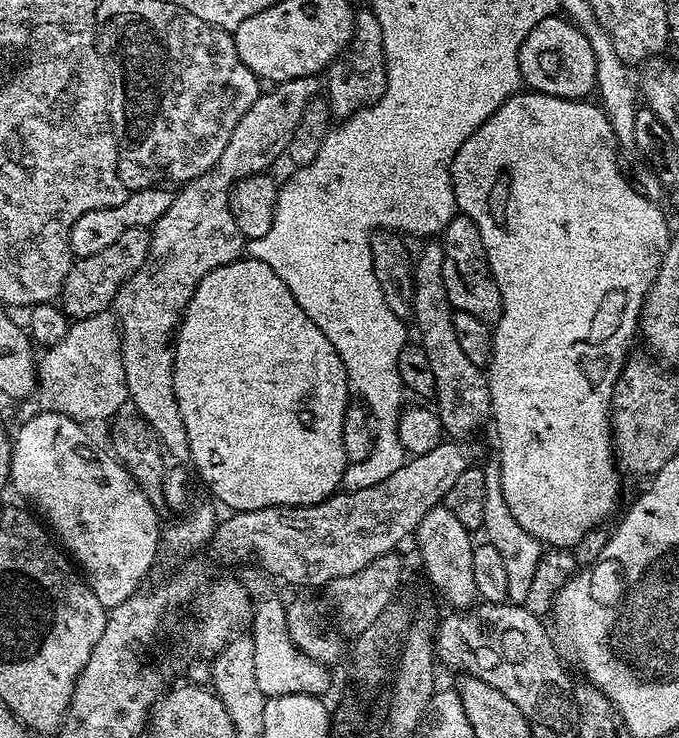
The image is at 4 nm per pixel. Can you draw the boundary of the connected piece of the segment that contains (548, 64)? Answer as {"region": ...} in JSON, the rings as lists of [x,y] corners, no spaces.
{"region":[[[560,14],[548,16],[538,22],[530,34],[526,34],[526,42],[520,47],[520,78],[531,91],[545,92],[547,96],[557,96],[563,100],[584,100],[593,95],[596,87],[594,50],[590,50],[590,42],[586,42],[571,20]]]}

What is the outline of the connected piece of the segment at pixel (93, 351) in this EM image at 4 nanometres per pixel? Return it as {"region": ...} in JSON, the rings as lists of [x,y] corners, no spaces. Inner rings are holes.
{"region":[[[111,311],[99,312],[90,318],[72,320],[66,338],[62,338],[58,346],[47,349],[43,355],[44,357],[41,355],[38,360],[38,397],[40,396],[40,408],[44,412],[61,412],[70,419],[81,422],[108,422],[123,409],[120,408],[123,404],[129,403],[126,370],[120,349],[120,326]]]}

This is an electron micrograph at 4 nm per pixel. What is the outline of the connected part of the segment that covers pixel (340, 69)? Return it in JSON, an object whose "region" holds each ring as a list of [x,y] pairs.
{"region":[[[357,11],[356,28],[352,31],[350,42],[340,53],[339,58],[326,69],[326,99],[332,105],[333,117],[352,116],[360,108],[375,104],[384,93],[386,85],[388,83],[382,46],[382,26],[378,26],[378,18],[374,18],[372,12]]]}

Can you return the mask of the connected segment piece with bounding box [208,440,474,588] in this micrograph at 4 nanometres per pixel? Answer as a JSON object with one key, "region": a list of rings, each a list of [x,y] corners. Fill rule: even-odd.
{"region":[[[444,440],[430,452],[417,454],[405,461],[397,473],[383,482],[363,490],[332,493],[320,503],[304,507],[263,507],[262,510],[235,512],[217,523],[208,551],[218,560],[230,562],[242,559],[247,552],[255,554],[261,566],[270,574],[292,586],[325,587],[330,581],[357,573],[382,554],[393,552],[406,537],[411,537],[418,522],[432,508],[439,507],[464,470],[473,465],[472,452],[462,440]]]}

